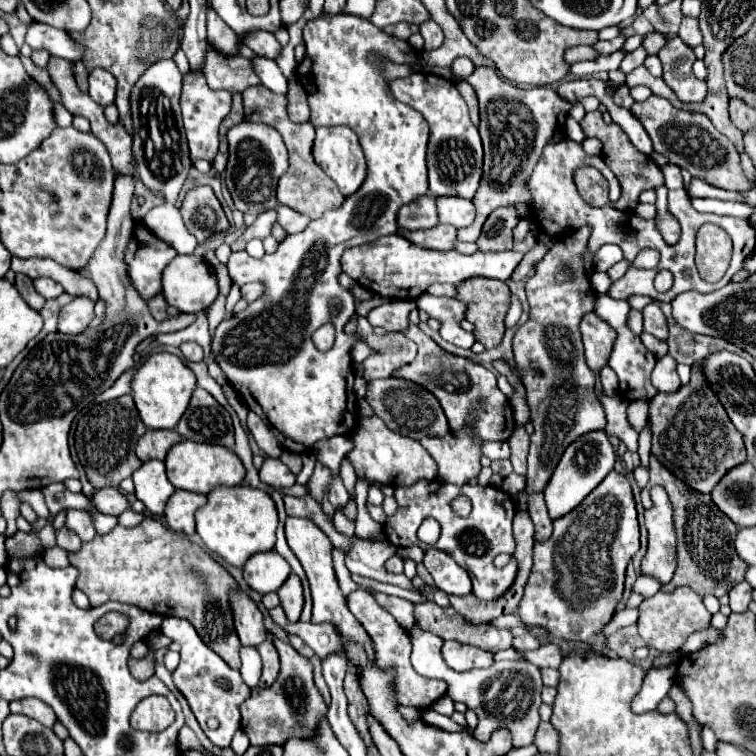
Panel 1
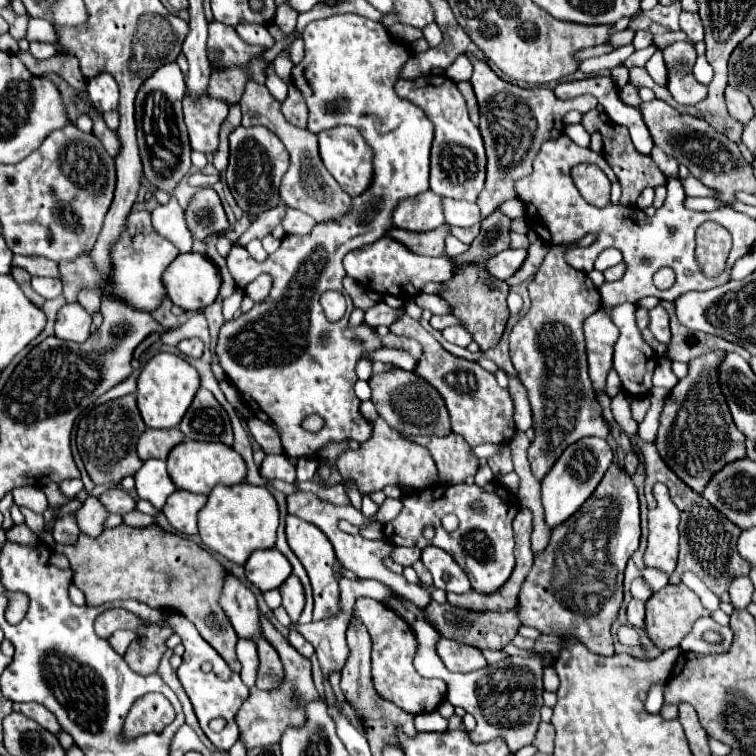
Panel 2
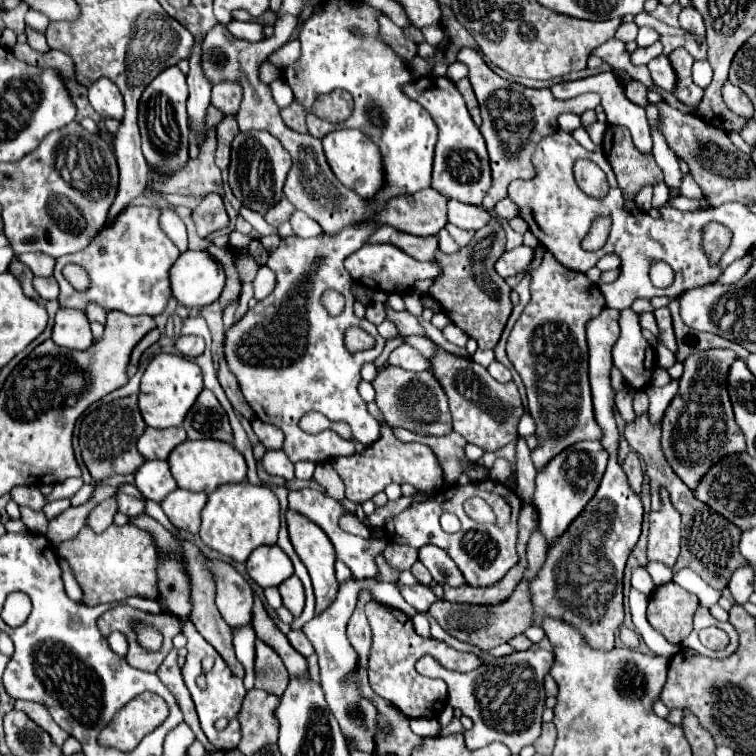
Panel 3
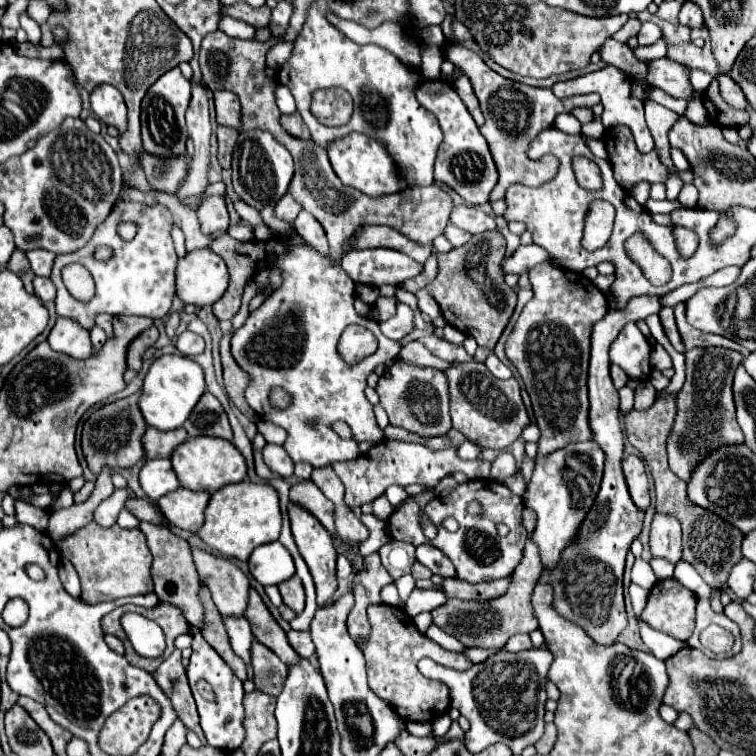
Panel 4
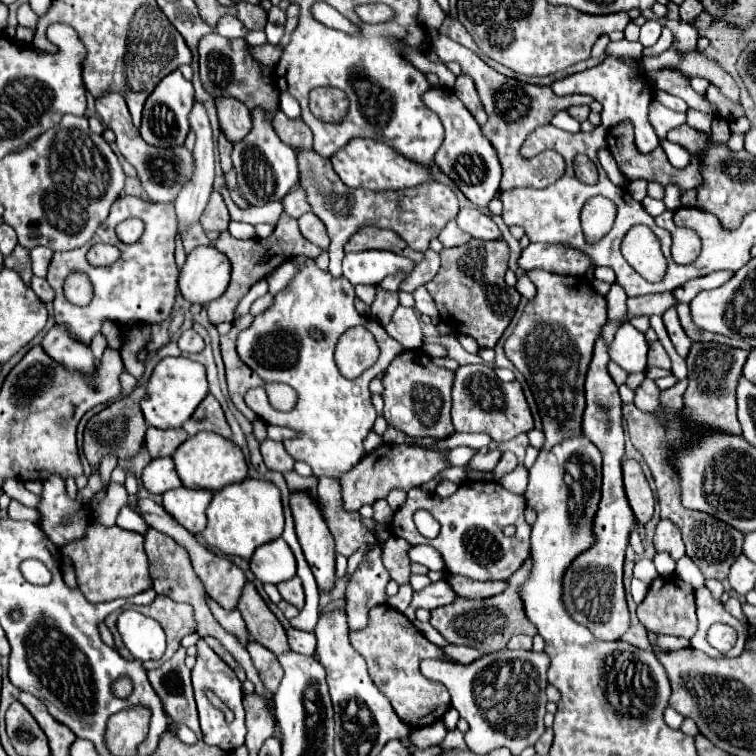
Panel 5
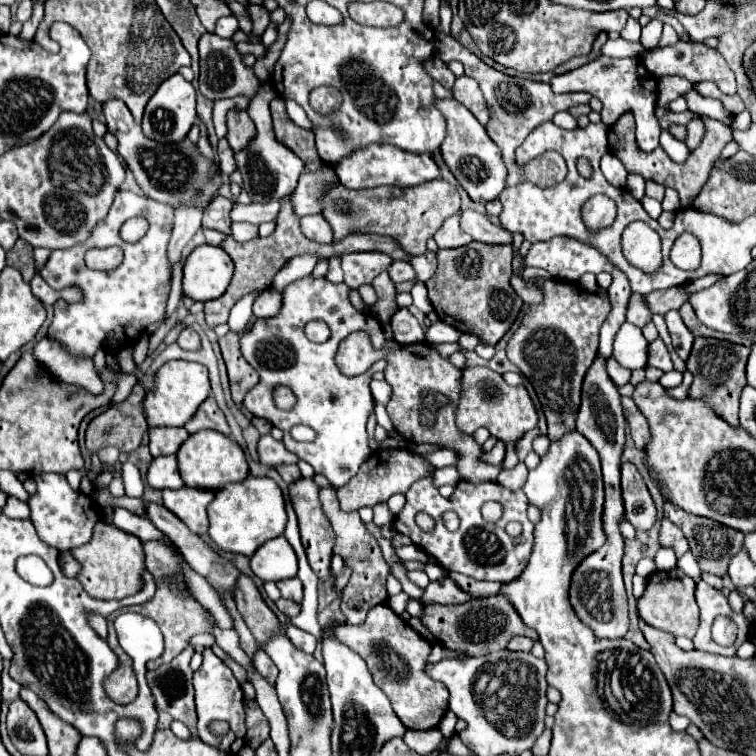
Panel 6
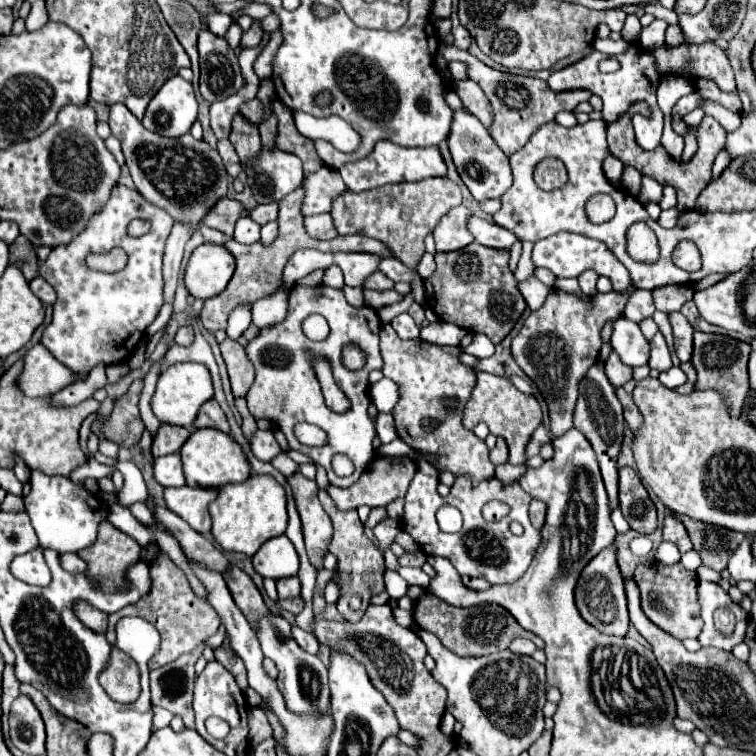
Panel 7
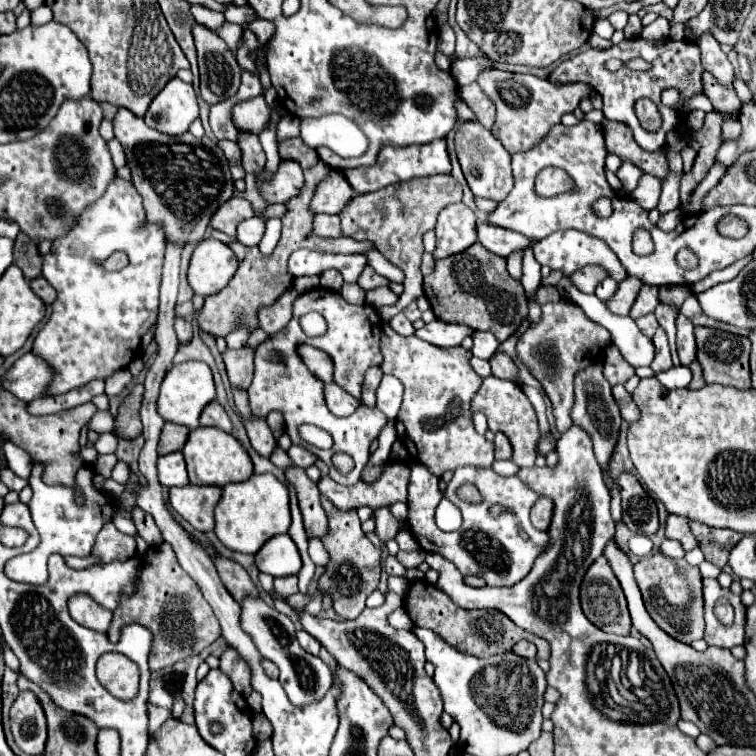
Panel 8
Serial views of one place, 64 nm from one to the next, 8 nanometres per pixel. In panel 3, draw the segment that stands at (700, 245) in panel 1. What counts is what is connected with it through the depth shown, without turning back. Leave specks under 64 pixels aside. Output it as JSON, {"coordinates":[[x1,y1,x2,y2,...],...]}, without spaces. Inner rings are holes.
{"coordinates":[[710,222,708,226,704,226,702,248,712,266,716,266,720,262,720,258,724,256,724,252,730,246,730,240,732,240,732,232,728,232,728,228,724,228,722,224]]}

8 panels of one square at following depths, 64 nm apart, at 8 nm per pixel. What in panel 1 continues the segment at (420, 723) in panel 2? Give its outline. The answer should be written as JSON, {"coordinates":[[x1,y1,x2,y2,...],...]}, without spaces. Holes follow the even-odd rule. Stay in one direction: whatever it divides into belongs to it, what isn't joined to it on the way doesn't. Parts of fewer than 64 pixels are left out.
{"coordinates":[[425,710,421,715,422,720,427,724,436,726,438,728,442,728,443,730,449,732,457,732,457,731,467,731,472,733,467,726,460,726,455,723,450,717,438,714,433,710]]}

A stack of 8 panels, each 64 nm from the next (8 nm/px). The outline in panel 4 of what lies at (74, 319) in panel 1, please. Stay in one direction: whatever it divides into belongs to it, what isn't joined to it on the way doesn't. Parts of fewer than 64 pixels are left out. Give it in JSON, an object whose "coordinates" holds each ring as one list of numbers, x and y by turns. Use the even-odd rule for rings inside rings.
{"coordinates":[[58,316,54,328,48,336,48,344,56,352,64,352,64,354,76,356,76,358,88,358,92,354,90,332,84,326,80,326,76,320,64,318,64,316]]}

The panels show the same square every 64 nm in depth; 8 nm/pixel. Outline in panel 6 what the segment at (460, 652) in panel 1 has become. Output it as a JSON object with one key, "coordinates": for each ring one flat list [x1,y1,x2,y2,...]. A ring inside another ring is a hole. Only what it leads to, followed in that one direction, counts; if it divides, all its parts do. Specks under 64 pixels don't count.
{"coordinates":[[378,604,368,612,368,618,362,626,338,626,336,638,348,644,354,652,358,652,374,678,374,684,390,698,396,716,402,720,406,728,412,730,430,730,438,726,442,716,448,710,448,690,444,684,434,682,424,674,426,658,430,656,430,642,414,632,408,622,404,622,390,606]]}

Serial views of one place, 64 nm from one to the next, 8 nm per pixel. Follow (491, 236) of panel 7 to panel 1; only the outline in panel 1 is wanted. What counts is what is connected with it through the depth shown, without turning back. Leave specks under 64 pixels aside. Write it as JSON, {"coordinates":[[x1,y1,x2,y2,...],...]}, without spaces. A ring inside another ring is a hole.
{"coordinates":[[438,196,438,222,454,228,464,228,474,220,474,204,460,196]]}

